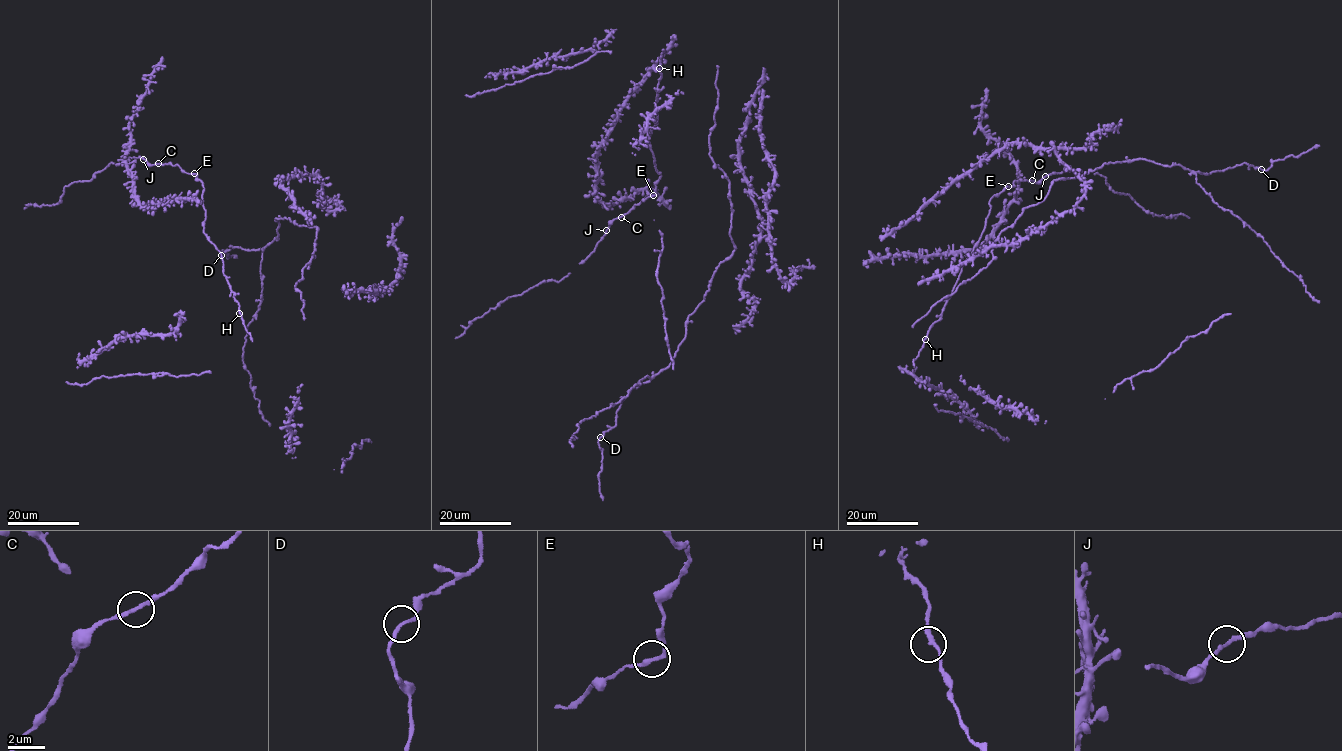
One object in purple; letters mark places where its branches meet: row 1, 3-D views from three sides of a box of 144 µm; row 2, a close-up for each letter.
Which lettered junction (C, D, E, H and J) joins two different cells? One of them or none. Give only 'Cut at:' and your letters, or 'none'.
Cut at: none

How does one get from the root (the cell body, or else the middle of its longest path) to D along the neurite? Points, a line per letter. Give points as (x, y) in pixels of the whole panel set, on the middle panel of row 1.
D: (716, 65), (709, 153), (728, 179), (735, 246), (689, 314), (675, 356), (630, 389), (616, 425), (600, 437)

